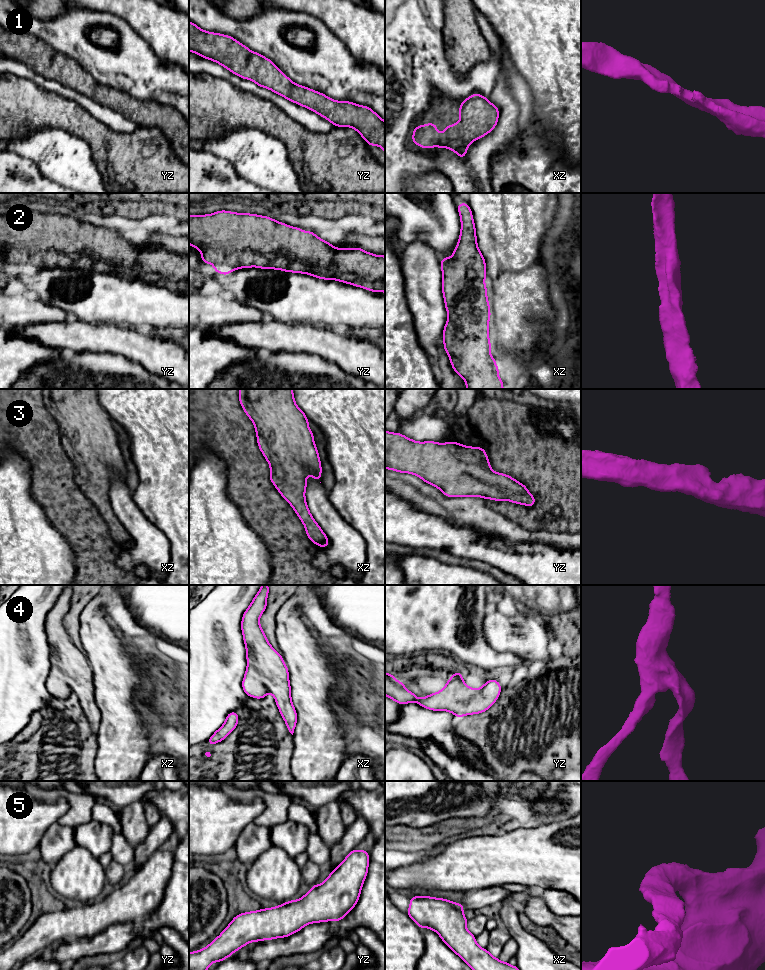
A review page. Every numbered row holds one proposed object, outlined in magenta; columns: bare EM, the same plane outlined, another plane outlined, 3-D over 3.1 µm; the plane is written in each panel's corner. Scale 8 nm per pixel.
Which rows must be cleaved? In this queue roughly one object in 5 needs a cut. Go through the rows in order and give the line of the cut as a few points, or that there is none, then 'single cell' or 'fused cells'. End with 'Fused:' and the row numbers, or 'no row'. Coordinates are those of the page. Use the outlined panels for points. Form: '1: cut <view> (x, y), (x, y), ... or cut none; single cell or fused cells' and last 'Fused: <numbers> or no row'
1: cut none; single cell
2: cut none; single cell
3: cut none; single cell
4: cut none; single cell
5: cut none; single cell
Fused: no row

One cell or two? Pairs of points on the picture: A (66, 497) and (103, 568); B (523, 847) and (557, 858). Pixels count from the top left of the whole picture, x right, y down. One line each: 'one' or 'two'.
A: one
B: one

